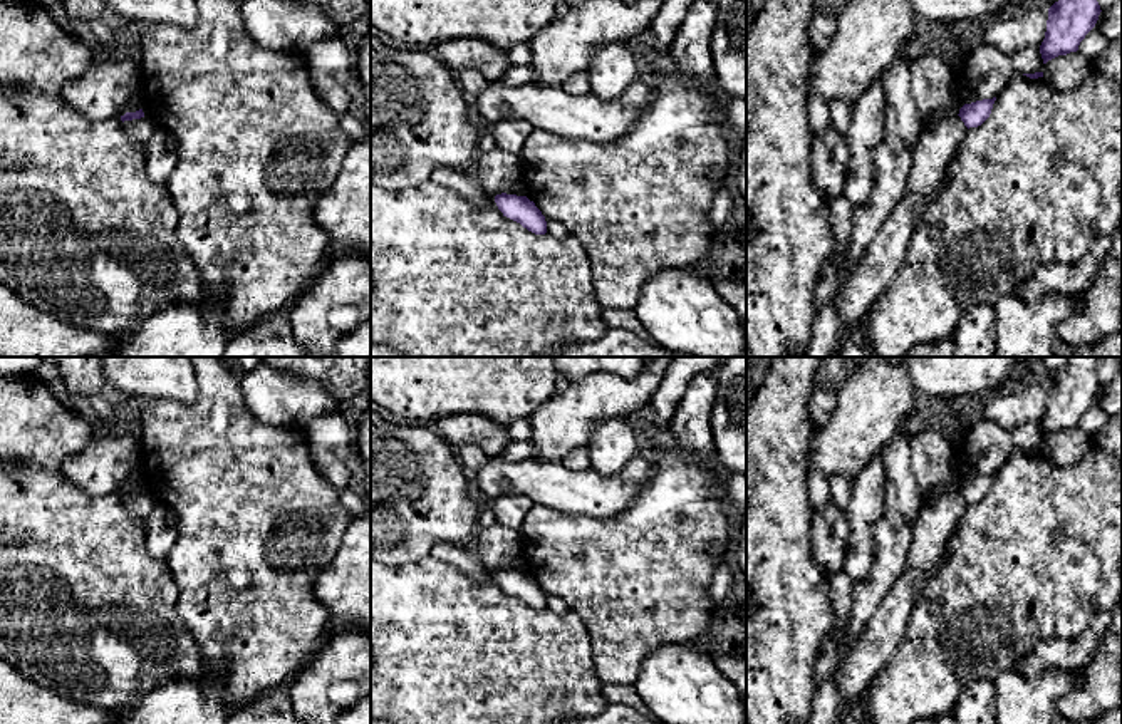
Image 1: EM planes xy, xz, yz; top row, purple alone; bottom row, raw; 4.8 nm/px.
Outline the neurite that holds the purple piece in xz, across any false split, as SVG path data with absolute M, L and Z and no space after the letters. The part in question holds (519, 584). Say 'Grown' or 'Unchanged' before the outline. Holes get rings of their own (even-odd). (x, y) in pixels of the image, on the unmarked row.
Unchanged. M496 570L495 578L503 592L520 598L523 603L535 610L547 608L547 597L542 587L527 571Z

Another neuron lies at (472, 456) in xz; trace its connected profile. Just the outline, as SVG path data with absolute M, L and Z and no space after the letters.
M473 444L456 447L456 454L470 474L476 473L490 459L481 447Z

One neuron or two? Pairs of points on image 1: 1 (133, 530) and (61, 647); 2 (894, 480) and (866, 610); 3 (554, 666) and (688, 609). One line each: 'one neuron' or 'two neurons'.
1: one neuron
2: one neuron
3: two neurons

